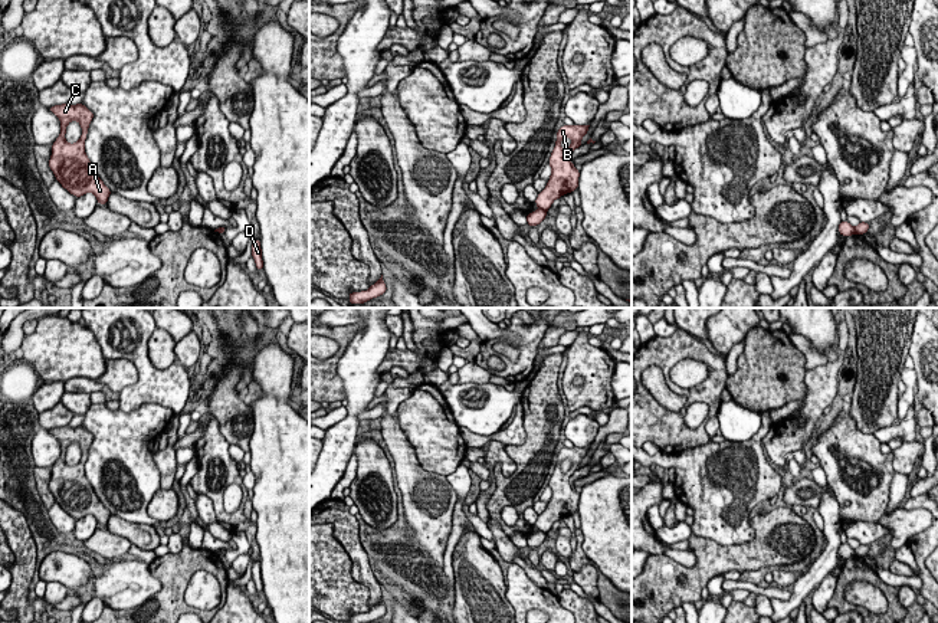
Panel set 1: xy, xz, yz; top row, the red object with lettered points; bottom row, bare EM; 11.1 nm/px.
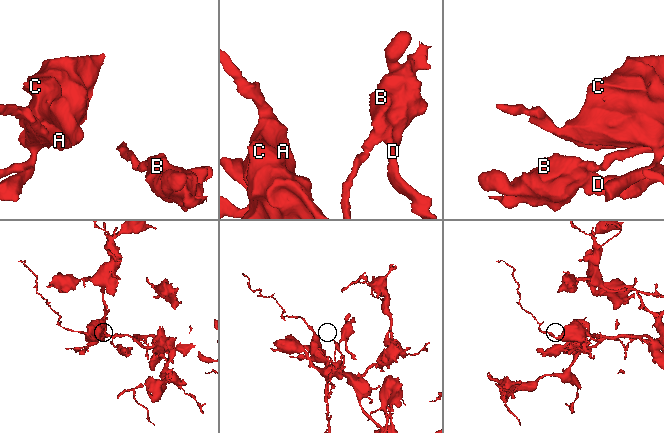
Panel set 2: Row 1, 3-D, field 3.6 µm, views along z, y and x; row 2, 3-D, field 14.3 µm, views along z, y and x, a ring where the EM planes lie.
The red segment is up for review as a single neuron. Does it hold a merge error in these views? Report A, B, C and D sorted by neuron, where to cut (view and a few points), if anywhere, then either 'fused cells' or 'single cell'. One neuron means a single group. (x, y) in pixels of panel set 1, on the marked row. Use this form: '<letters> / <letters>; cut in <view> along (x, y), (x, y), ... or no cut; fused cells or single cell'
A C / B D; cut in xz along (540, 207), (545, 212); fused cells

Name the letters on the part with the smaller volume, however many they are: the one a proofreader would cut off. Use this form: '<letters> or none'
B, D

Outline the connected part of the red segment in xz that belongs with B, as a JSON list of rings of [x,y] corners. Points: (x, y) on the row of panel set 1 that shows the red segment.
[[[563,125],[557,132],[555,147],[551,153],[548,164],[551,165],[551,177],[547,187],[538,193],[534,201],[539,209],[548,210],[555,199],[578,188],[580,171],[570,161],[570,155],[581,144],[581,138],[587,134],[590,125]]]

